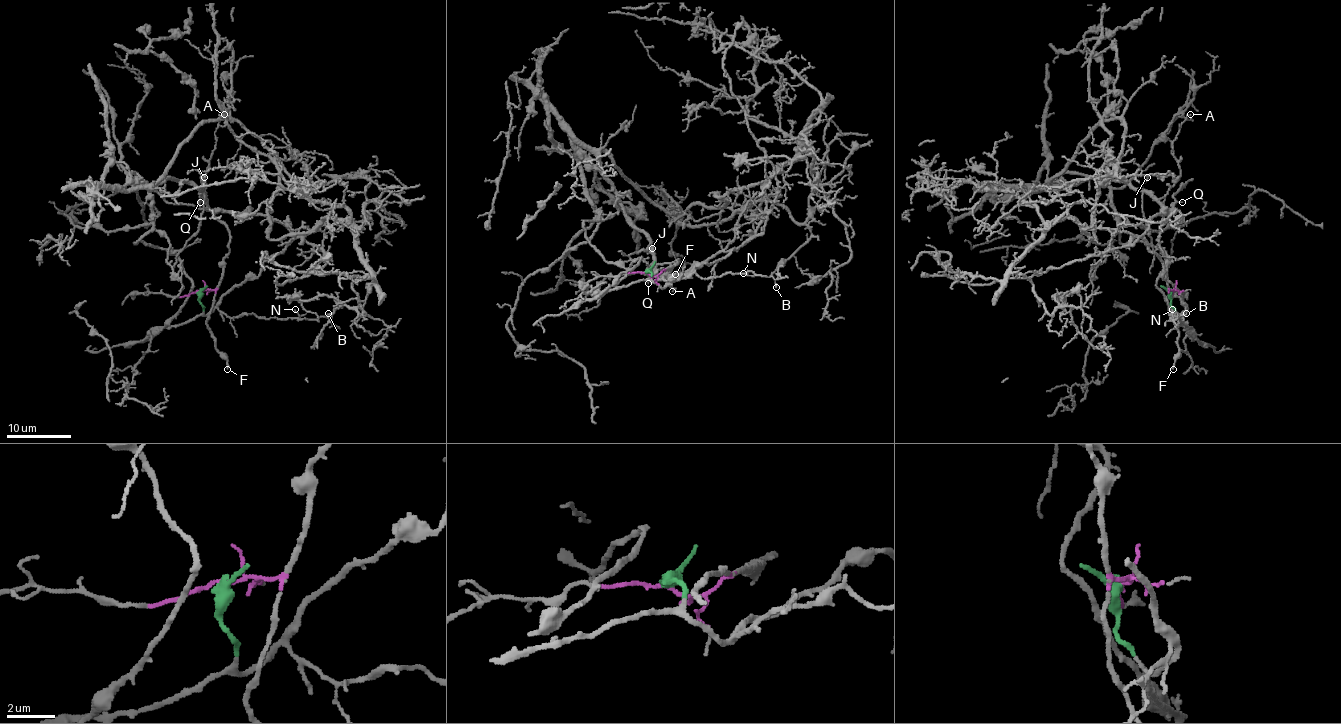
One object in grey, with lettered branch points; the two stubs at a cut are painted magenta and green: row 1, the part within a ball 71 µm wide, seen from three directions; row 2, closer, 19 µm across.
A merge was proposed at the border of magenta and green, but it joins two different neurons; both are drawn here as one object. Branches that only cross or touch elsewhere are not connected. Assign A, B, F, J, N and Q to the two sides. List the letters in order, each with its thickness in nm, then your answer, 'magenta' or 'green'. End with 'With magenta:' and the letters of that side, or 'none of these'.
A: calibre 110 nm; magenta
B: calibre 120 nm; green
F: calibre 130 nm; magenta
J: calibre 130 nm; magenta
N: calibre 100 nm; green
Q: calibre 90 nm; magenta
With magenta: A, F, J, Q

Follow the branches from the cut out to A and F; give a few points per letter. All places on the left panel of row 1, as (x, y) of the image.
A: (199, 290), (219, 284), (230, 241), (228, 229), (199, 192), (212, 154), (214, 131), (223, 114)
F: (199, 290), (209, 289), (215, 292), (206, 324), (215, 350), (227, 361), (227, 369)

